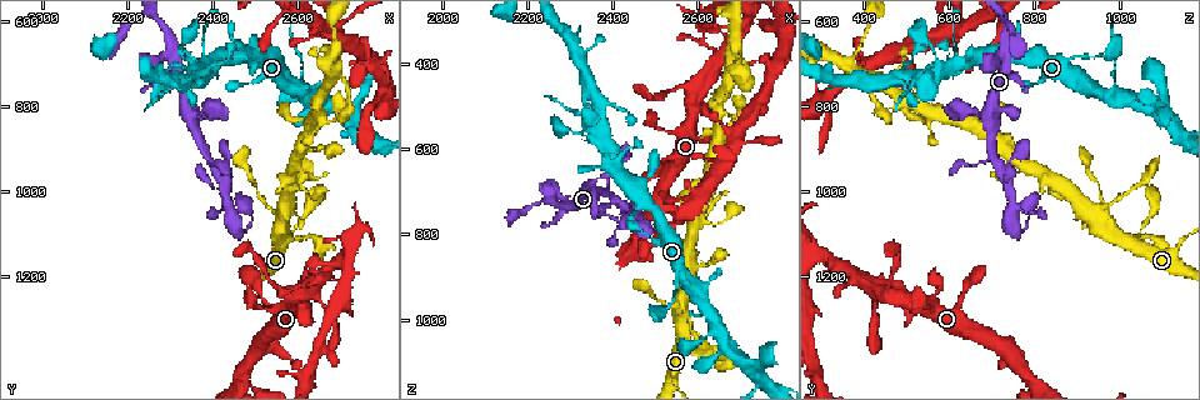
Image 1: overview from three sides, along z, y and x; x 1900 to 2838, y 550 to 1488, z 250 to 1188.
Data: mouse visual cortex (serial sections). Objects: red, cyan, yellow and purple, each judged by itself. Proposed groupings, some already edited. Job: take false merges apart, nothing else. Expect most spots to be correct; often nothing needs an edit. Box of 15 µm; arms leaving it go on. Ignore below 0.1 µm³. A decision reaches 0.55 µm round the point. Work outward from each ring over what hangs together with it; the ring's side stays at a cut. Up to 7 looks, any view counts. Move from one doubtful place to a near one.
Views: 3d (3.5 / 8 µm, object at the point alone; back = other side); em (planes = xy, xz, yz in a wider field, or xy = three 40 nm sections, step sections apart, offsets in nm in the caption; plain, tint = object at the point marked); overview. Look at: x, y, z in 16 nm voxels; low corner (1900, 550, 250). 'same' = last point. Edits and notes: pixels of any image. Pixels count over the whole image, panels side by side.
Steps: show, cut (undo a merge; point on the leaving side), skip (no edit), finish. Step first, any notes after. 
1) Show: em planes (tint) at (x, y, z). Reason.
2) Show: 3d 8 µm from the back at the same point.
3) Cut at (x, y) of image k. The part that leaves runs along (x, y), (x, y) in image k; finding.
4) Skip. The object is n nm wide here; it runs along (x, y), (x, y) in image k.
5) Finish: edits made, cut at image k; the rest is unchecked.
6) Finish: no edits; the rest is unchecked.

Show: 3d 3.5 µm at (2570, 1105, 1030). Abrupt turn.

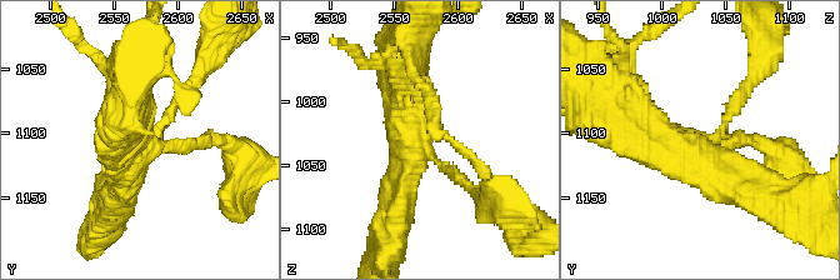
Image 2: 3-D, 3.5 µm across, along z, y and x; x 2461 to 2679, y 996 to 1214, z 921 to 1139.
Show: em xy step 5 (tint) at (2574, 1114, 1026). 4 arms meet here; the arms are 100, 150, 450, 500 nm wide.

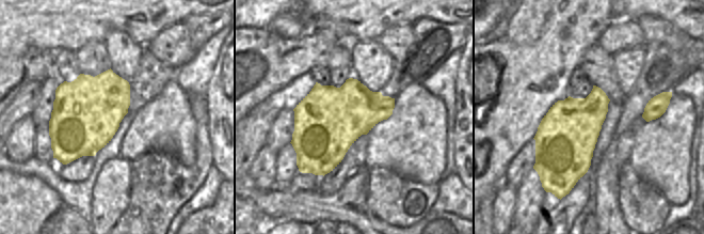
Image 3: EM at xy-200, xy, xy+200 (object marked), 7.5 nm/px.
Skip. It runs along (755, 195), (640, 130), (621, 106) in image 2; one cell here.

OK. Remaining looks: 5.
Show: 3d 3.5 µm at (2420, 950, 730). Two arms in line, one across.

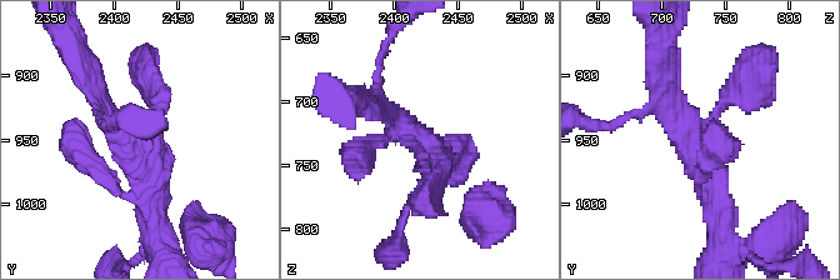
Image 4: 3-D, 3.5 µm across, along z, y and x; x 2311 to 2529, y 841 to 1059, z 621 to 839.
Show: em xy step 3 (tint) at (2416, 958, 730).

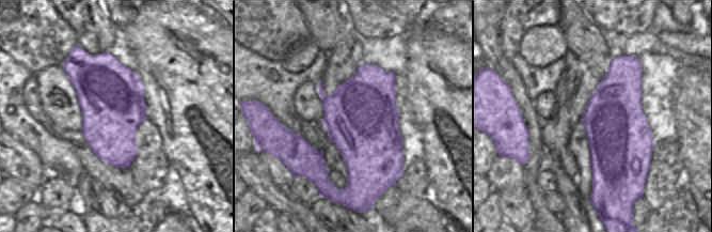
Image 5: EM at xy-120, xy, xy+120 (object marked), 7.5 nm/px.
Skip. The object is 550 nm wide here; it runs along (94, 83), (148, 159), (155, 221) in image 4; all the same cell.

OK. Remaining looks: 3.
Show: 3d 3.5 µm at (2455, 1095, 765). Sharp bend.

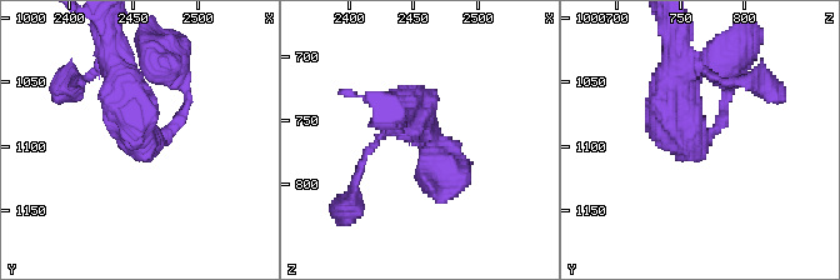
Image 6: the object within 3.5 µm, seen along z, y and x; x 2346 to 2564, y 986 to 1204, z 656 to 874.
Show: em xy step 1 (tint) at (2462, 1094, 762). The arms are 150, 500 nm wide; shape alone is not enough.

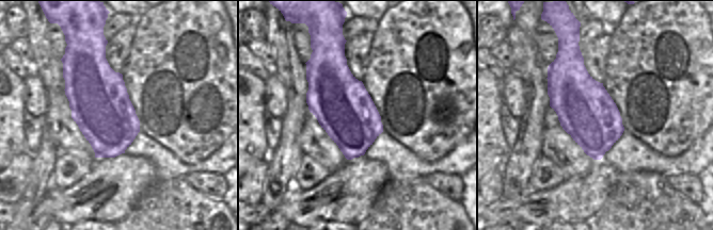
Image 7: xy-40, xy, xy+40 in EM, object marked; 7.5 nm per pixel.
Show: em xy step 5 (tint) at the same point.

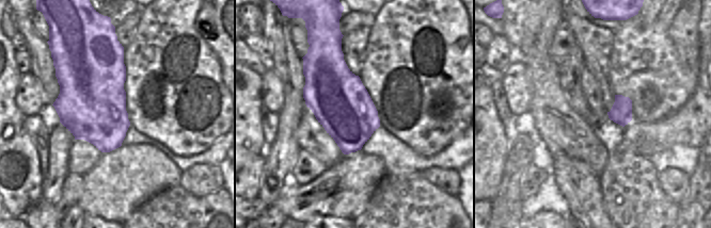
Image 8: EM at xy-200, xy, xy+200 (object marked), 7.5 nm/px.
Skip. It runs along (399, 115), (464, 170) in image 6; one cell here.

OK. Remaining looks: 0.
Finish: no edits; the rest is unchecked.

